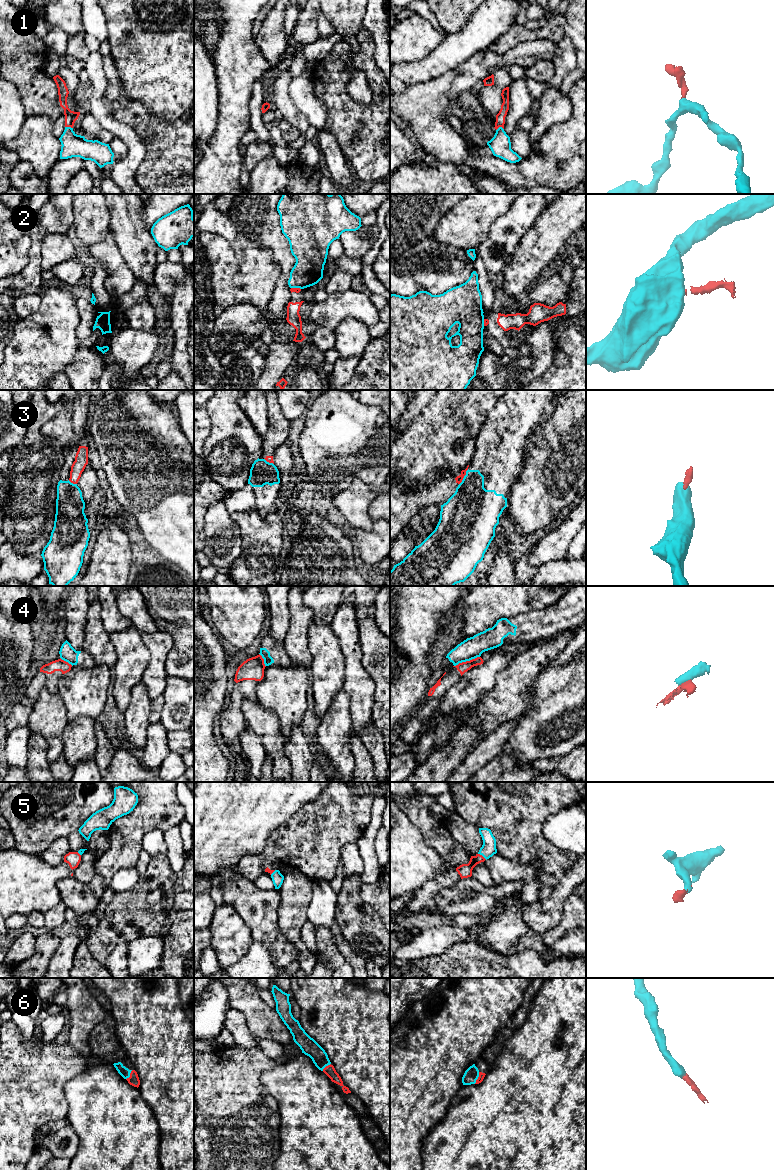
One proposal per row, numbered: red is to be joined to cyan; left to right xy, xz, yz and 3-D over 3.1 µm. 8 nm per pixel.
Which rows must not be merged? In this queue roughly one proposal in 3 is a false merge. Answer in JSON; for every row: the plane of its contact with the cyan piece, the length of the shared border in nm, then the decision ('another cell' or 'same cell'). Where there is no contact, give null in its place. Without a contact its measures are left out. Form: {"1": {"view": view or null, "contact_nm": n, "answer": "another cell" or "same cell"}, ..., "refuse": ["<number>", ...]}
{"1": {"view": "xy", "contact_nm": 70, "answer": "same cell"}, "2": {"view": "xz", "contact_nm": 80, "answer": "another cell"}, "3": {"view": "yz", "contact_nm": 150, "answer": "another cell"}, "4": {"view": "yz", "contact_nm": 220, "answer": "another cell"}, "5": {"view": "yz", "contact_nm": 90, "answer": "same cell"}, "6": {"view": "yz", "contact_nm": 100, "answer": "same cell"}, "refuse": ["2", "3", "4"]}

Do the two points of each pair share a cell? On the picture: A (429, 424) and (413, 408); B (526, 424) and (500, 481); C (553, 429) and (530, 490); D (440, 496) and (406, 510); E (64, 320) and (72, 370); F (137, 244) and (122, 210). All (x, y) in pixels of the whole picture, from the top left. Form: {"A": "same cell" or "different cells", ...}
{"A": "different cells", "B": "same cell", "C": "same cell", "D": "same cell", "E": "different cells", "F": "same cell"}

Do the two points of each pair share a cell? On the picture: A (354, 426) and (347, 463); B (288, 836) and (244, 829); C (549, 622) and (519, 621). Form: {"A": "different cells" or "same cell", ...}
{"A": "same cell", "B": "different cells", "C": "same cell"}

